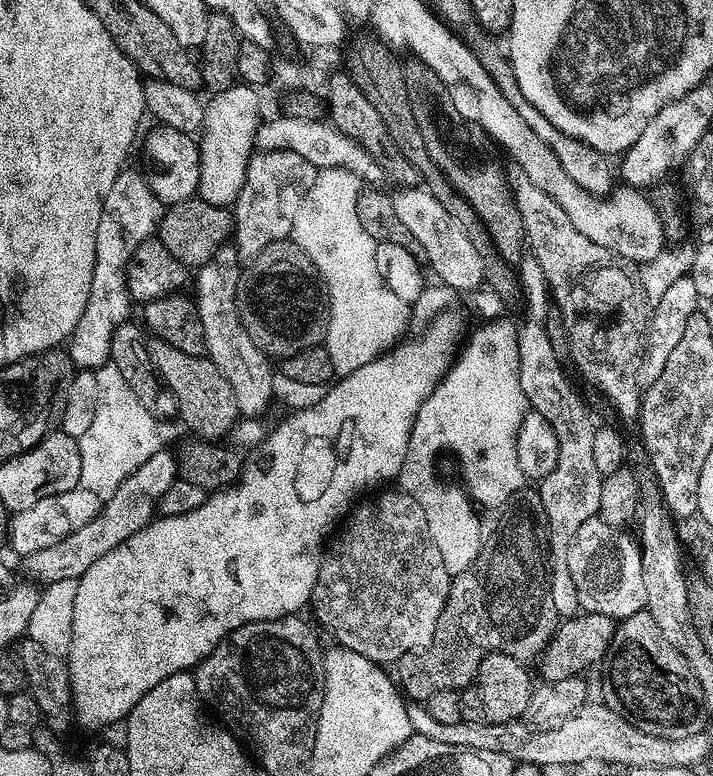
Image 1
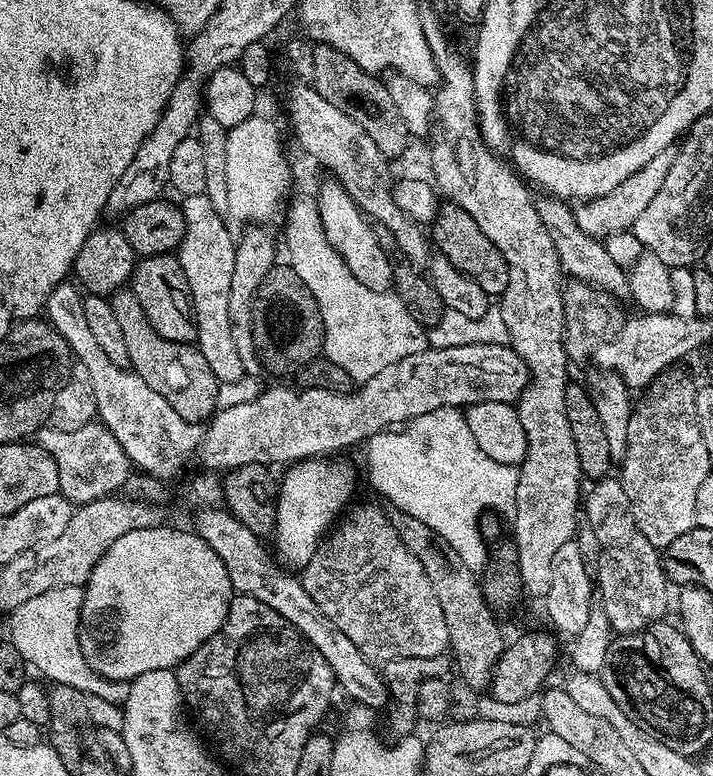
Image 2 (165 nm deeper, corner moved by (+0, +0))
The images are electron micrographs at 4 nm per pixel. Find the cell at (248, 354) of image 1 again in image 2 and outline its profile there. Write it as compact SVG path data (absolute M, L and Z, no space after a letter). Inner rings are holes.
M208 196L183 197L182 211L184 237L178 255L192 295L192 312L196 315L196 344L210 370L214 370L217 381L224 386L236 384L246 376L242 358L234 346L234 337L230 335L230 282L234 275L236 240L225 224L225 217L217 211Z

